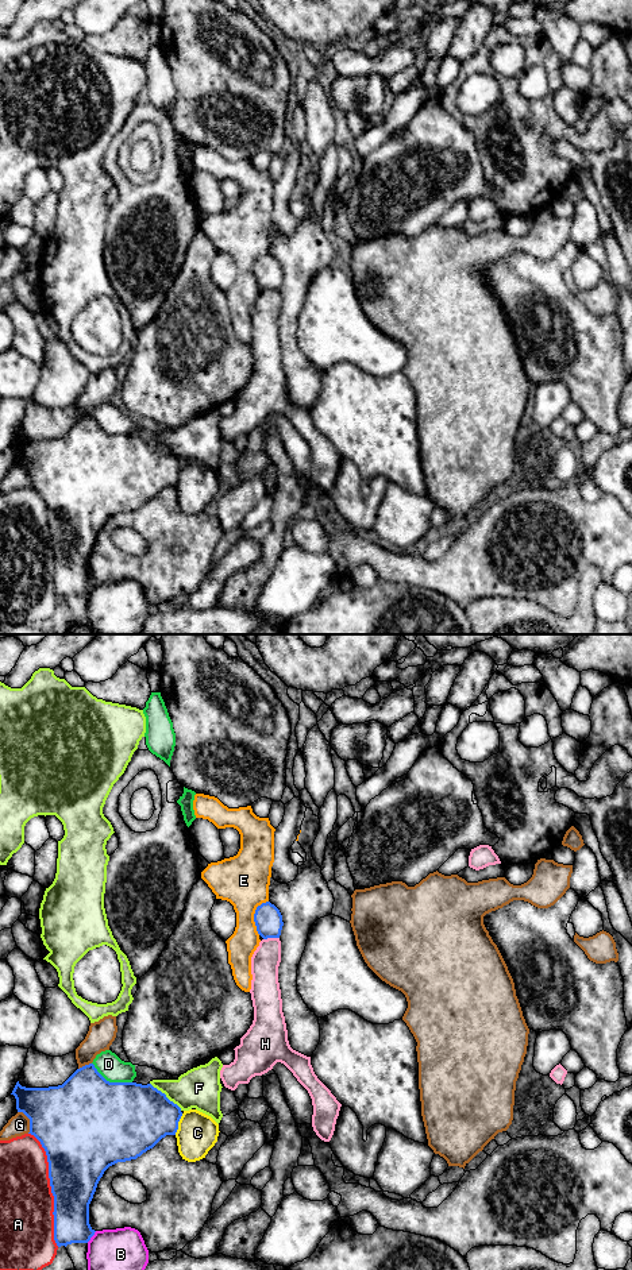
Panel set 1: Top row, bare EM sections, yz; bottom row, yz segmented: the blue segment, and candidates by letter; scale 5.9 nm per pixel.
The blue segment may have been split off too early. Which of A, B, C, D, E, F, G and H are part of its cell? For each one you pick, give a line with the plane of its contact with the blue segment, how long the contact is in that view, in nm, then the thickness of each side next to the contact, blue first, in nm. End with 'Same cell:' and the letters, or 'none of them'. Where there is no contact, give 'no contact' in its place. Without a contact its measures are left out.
Same cell: none of them

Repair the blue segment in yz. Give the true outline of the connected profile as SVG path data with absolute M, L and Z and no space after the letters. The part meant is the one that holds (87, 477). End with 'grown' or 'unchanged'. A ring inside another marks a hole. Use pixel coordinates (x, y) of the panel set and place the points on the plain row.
M93 416L77 421L62 437L26 440L16 435L12 445L18 464L30 471L30 485L42 497L49 514L49 530L54 548L54 592L58 599L88 595L95 587L89 576L89 556L104 524L117 516L136 512L166 487L176 487L182 468L181 460L151 436L109 435Z | unchanged

